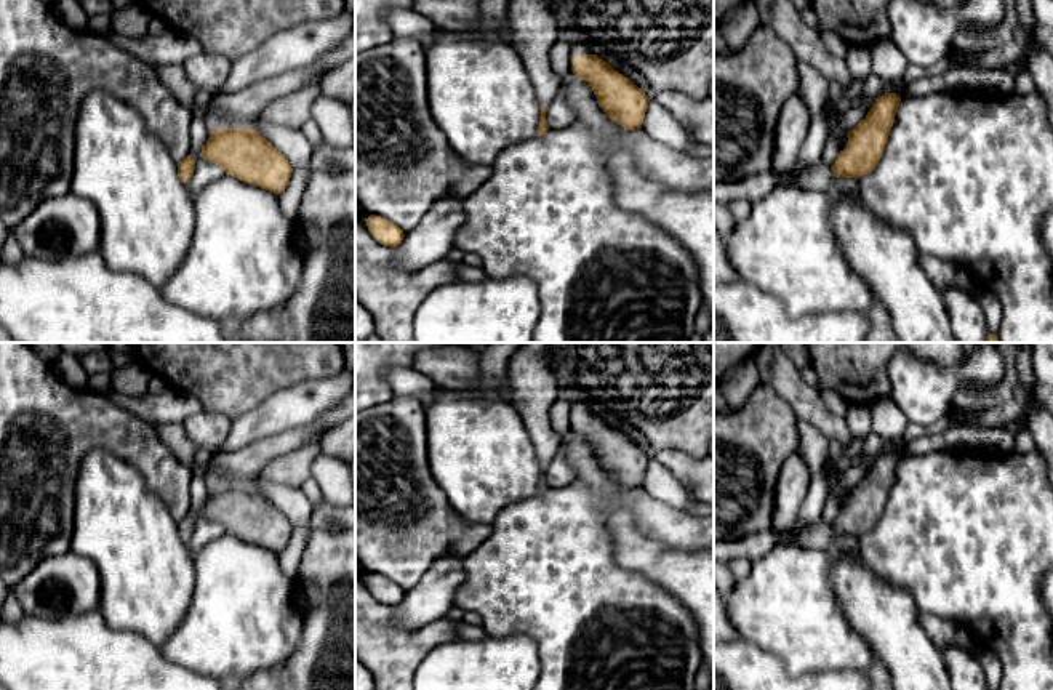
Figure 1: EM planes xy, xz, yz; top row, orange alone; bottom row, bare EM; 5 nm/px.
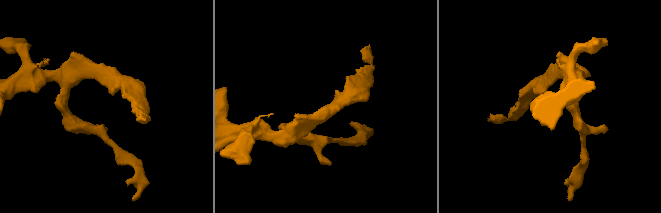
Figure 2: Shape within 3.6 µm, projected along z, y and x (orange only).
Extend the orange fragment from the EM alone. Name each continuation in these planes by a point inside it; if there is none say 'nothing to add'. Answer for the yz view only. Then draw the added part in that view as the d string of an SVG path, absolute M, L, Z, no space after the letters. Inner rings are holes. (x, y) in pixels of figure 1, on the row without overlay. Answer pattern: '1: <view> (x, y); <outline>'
1: yz (818, 535); M819 520L808 527L803 527L799 532L795 544L802 548L823 551L823 549L834 549L835 540L837 536L831 530L831 527Z

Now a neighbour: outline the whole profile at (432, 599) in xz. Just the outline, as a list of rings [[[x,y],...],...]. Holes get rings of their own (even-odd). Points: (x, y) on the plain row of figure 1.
[[[454,554],[438,557],[418,586],[392,607],[394,624],[403,631],[414,631],[448,616],[454,607],[454,592],[466,578],[462,559]]]

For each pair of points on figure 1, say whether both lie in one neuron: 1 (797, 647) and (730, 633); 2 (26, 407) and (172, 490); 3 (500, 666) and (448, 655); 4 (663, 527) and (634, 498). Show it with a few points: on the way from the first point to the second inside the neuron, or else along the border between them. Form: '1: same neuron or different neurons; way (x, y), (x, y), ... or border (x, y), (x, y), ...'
1: different neurons; border (730, 618), (741, 637)
2: same neuron; way (63, 420), (90, 420), (111, 426), (140, 453)
3: same neuron; way (487, 666), (461, 666)
4: same neuron; way (656, 521), (640, 505)

